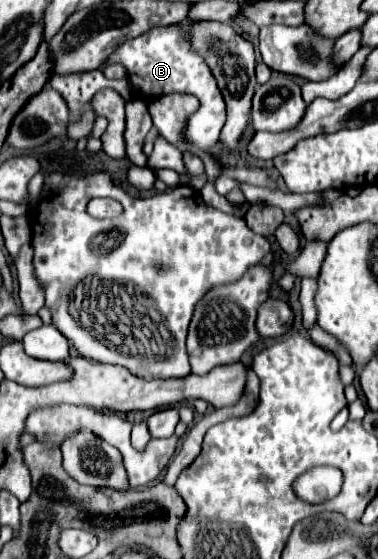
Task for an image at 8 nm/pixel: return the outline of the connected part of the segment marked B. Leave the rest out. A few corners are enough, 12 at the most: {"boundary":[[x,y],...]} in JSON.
{"boundary":[[182,24],[126,40],[106,64],[126,68],[134,98],[196,96],[184,140],[206,152],[224,100]]}

